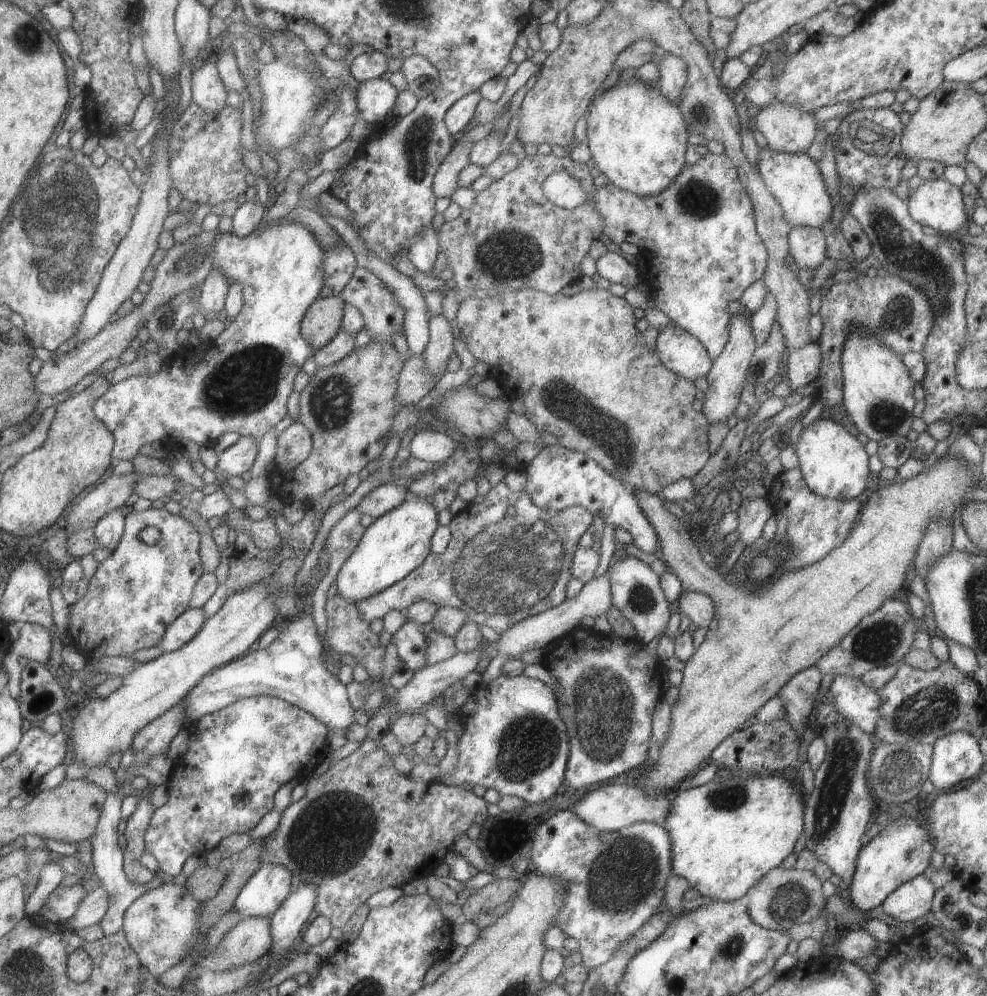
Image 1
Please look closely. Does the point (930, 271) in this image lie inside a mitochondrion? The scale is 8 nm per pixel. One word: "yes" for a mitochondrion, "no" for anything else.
yes

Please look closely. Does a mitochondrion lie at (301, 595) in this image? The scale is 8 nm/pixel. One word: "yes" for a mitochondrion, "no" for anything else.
no

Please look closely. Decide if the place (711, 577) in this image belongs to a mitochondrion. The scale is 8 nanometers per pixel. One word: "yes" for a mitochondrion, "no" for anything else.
no

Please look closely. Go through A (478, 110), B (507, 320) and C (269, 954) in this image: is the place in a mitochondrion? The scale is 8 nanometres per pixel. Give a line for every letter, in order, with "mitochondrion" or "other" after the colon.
A: other
B: other
C: other

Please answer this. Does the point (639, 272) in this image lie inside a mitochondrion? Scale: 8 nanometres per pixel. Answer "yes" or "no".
no

